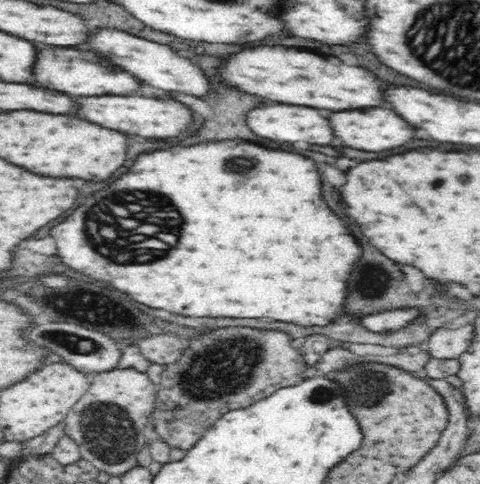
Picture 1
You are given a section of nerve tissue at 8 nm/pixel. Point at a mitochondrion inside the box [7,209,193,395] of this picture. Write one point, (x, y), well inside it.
(73, 341)

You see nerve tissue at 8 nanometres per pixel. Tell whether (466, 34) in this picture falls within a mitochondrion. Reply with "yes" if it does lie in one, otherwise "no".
yes

